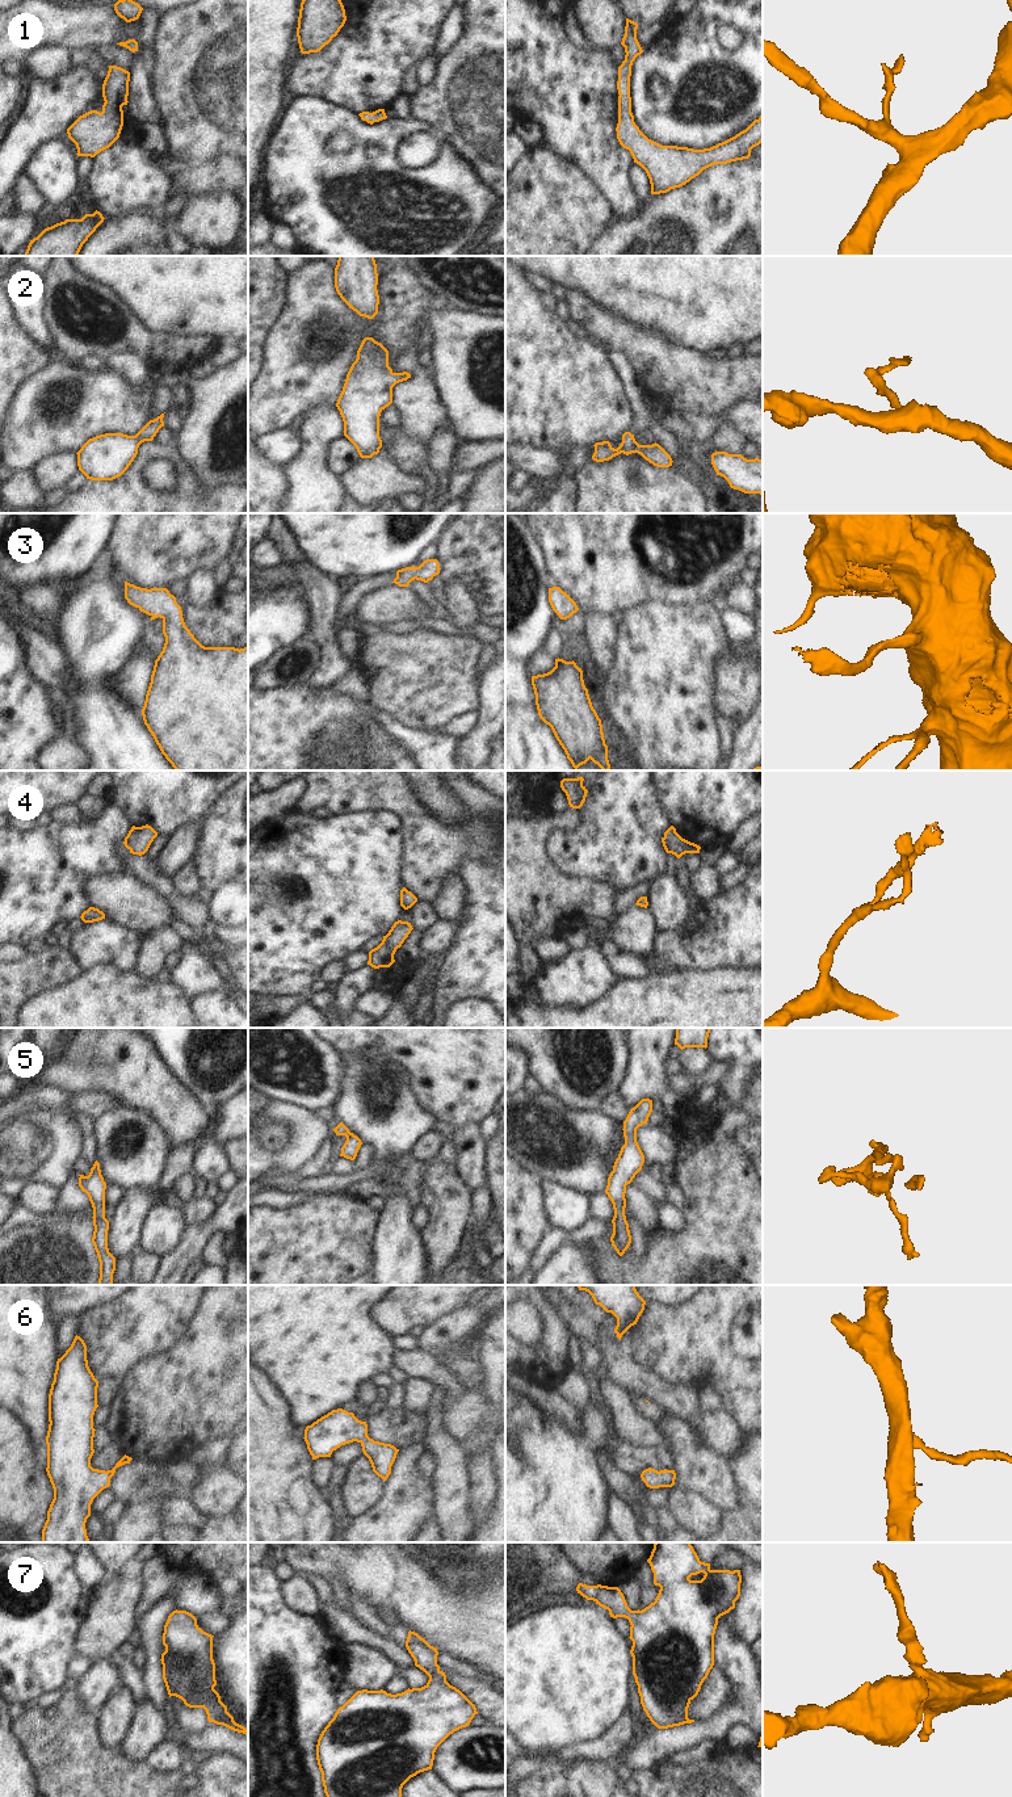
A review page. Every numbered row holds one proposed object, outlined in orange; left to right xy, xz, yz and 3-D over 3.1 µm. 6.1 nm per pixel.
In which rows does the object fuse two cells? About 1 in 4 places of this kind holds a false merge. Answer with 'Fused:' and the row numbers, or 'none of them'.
Fused: none of them

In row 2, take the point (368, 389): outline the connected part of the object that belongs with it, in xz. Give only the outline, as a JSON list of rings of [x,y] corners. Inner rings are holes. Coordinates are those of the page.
[[[365,337],[357,350],[357,358],[352,364],[336,407],[344,421],[344,436],[356,446],[361,458],[371,458],[379,453],[382,440],[379,437],[381,412],[392,403],[392,387],[411,378],[407,371],[394,373],[389,366],[389,350],[373,337]]]

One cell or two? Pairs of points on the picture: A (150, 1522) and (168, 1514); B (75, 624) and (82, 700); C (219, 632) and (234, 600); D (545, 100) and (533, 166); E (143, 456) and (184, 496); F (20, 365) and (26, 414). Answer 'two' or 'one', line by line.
A: two
B: one
C: one
D: two
E: one
F: two

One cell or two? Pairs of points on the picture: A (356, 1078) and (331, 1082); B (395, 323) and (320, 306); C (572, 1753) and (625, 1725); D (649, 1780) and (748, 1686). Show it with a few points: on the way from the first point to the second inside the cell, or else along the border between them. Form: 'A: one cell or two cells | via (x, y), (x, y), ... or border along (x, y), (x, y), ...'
A: two cells | border along (341, 1054), (341, 1095), (330, 1107)
B: one cell | via (377, 327), (345, 327), (339, 322)
C: one cell | via (586, 1751), (601, 1749), (612, 1738)
D: two cells | border along (654, 1767), (635, 1772)

